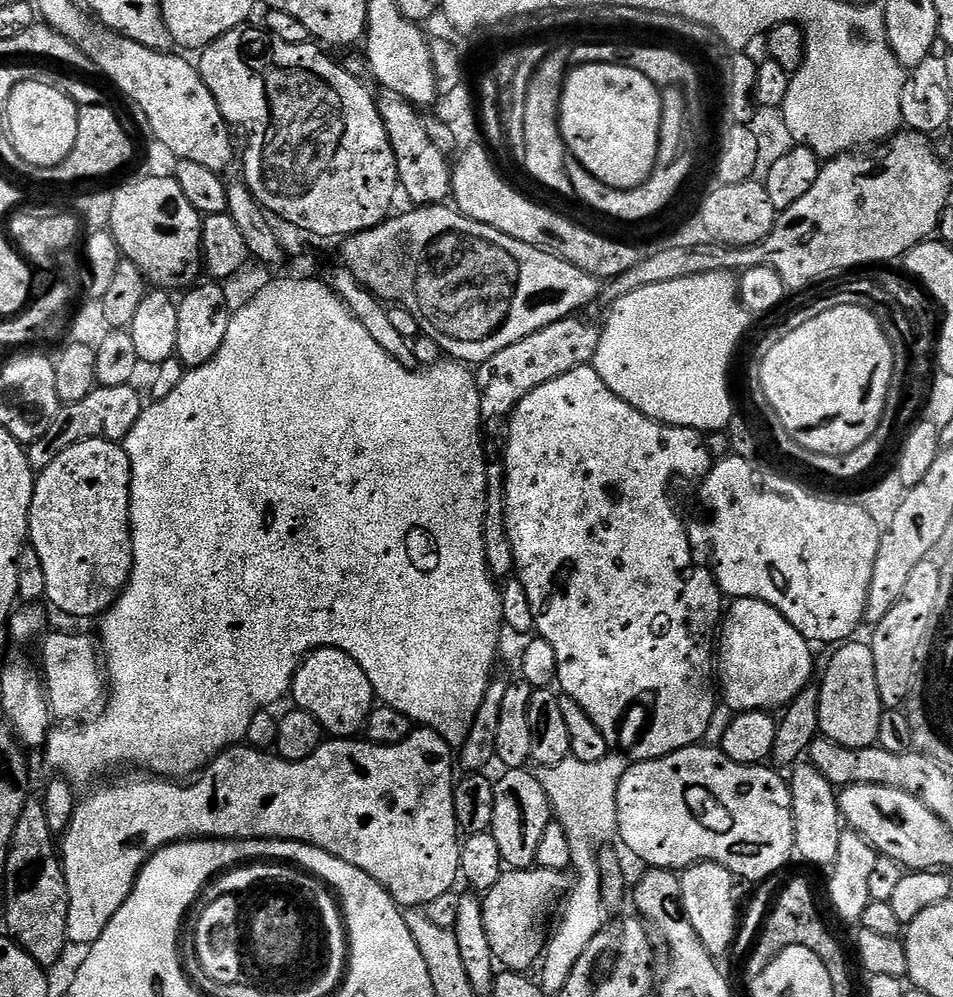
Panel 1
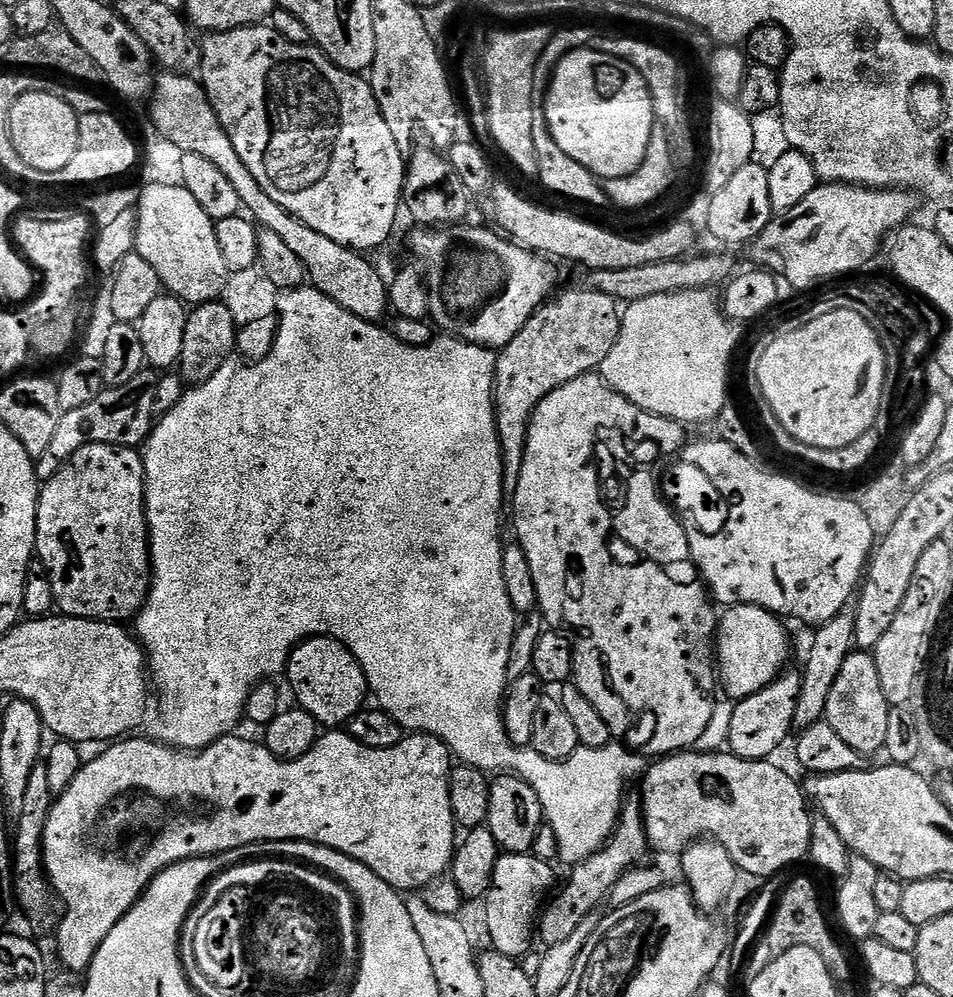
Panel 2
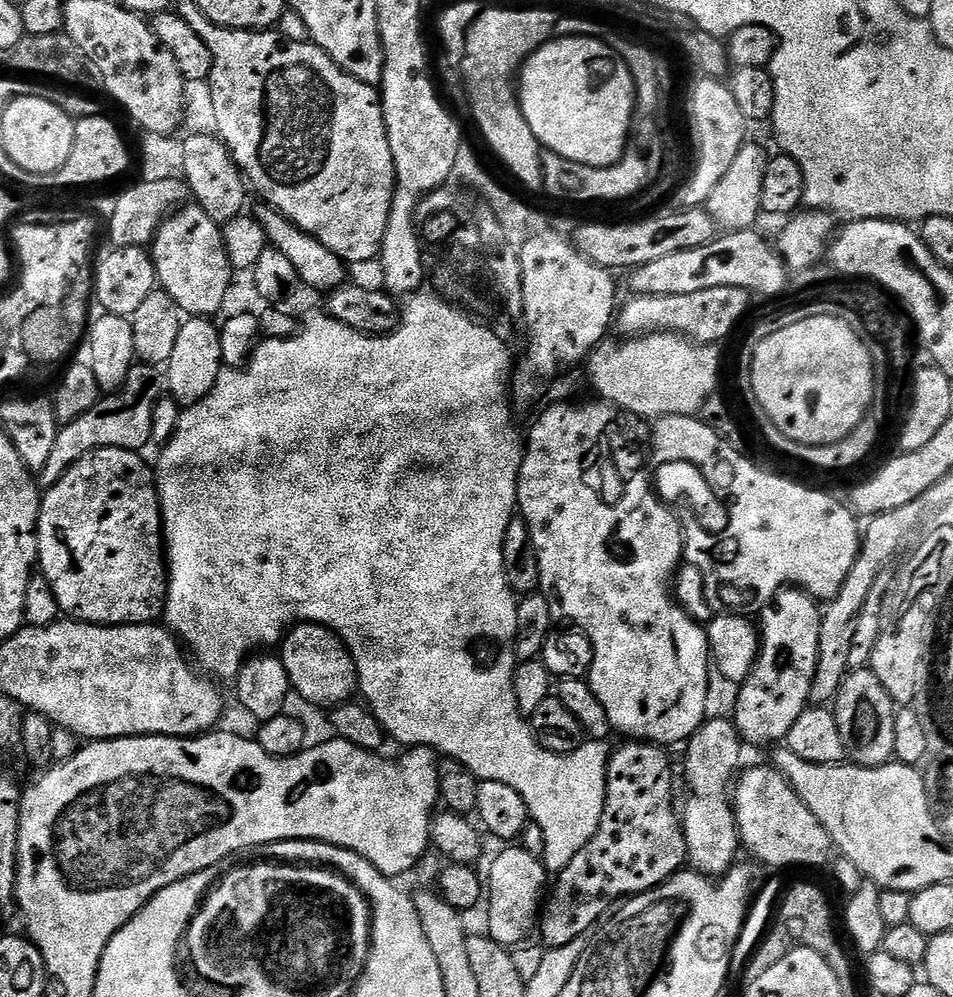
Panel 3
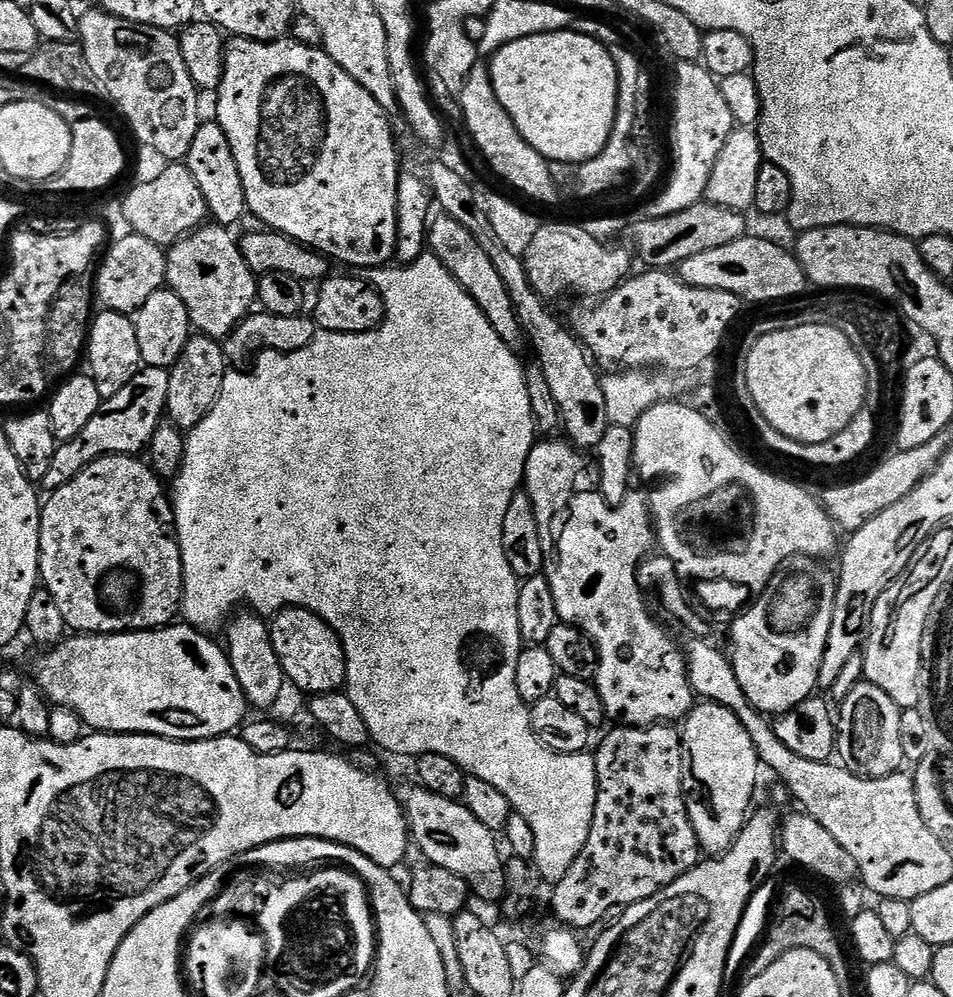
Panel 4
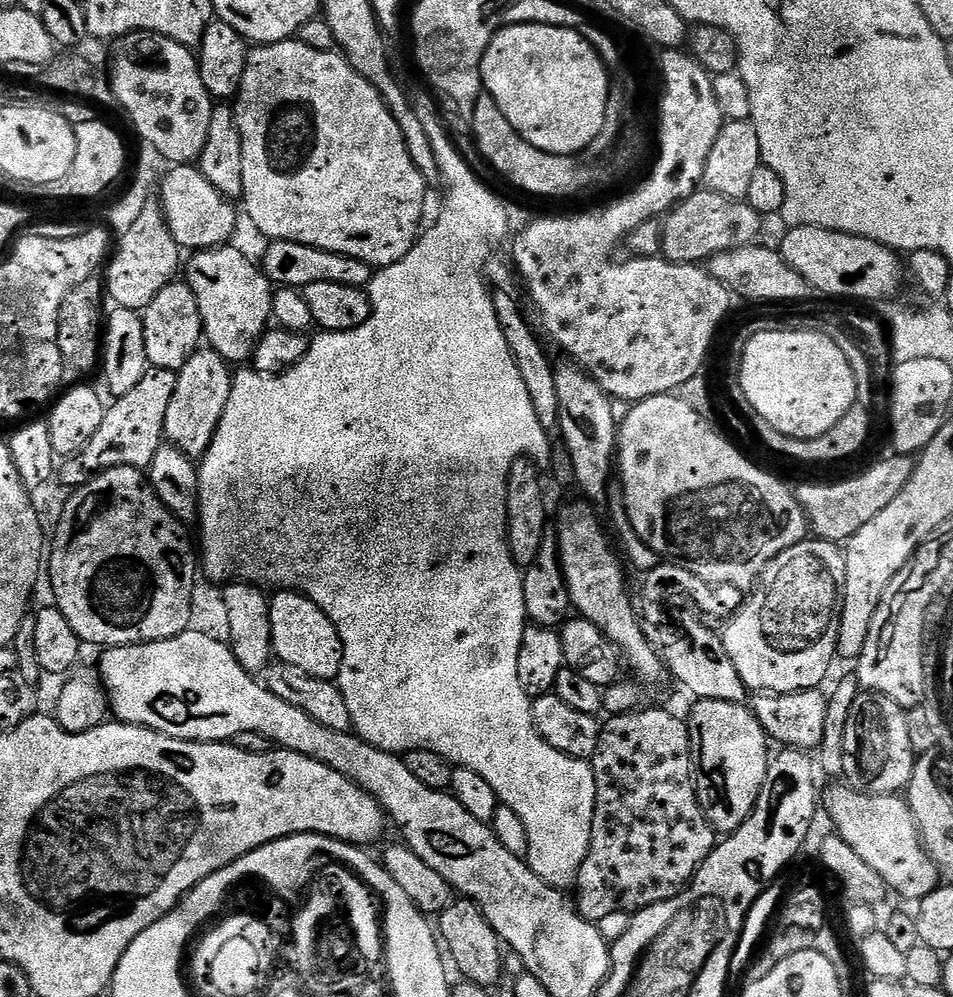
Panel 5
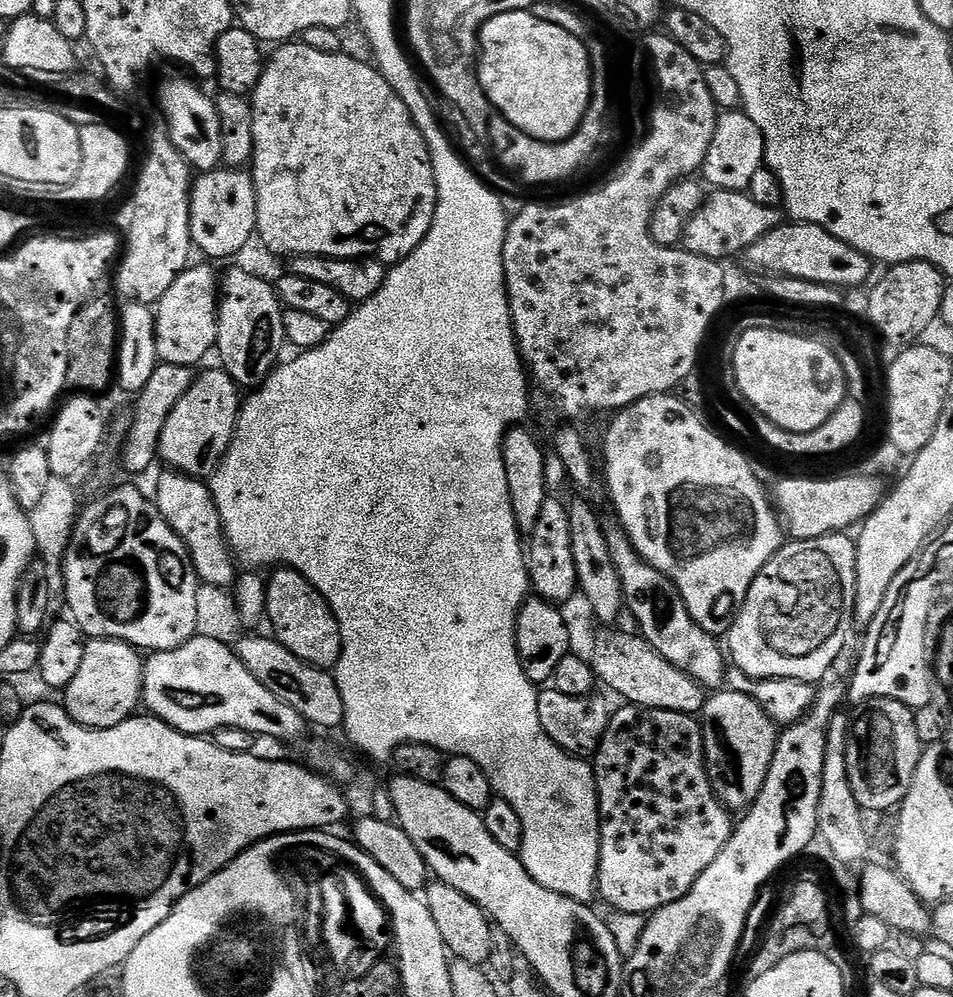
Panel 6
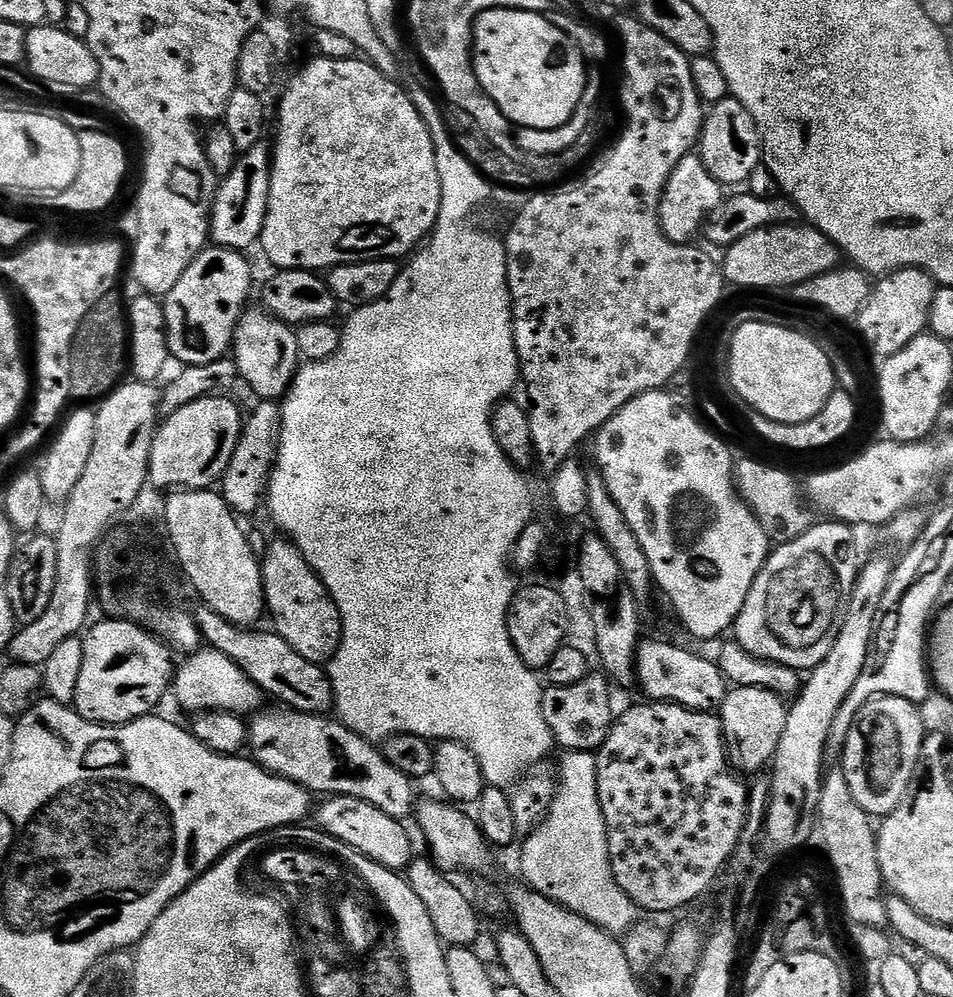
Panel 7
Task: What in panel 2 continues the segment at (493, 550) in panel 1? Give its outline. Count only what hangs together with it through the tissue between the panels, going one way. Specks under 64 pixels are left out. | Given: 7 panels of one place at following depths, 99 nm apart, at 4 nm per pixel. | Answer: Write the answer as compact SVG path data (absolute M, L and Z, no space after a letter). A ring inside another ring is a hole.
M591 286L562 292L543 304L526 326L518 330L516 337L496 352L492 401L496 411L504 490L508 494L515 492L518 486L528 427L538 402L542 402L546 394L554 394L558 386L566 386L566 382L574 382L574 378L595 373L620 337L622 312L612 296L596 292Z

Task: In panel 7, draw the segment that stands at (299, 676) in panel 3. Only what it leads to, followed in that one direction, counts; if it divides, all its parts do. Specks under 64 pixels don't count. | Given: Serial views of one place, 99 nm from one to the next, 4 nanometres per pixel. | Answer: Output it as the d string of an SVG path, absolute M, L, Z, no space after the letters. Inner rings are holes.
M279 538L262 556L264 574L264 603L267 615L272 615L274 631L302 658L324 666L338 650L342 626L331 594L306 562L306 558L291 540Z

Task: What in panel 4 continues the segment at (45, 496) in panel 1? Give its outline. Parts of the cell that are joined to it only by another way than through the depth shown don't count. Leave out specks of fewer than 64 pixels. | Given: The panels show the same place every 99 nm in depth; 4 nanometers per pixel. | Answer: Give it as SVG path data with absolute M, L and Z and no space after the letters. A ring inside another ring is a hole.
M135 455L103 456L90 462L90 466L86 466L86 470L78 474L78 478L66 482L66 486L51 493L47 499L43 501L40 510L40 579L43 587L47 588L50 594L54 594L54 602L58 602L62 618L66 618L69 629L73 633L151 632L154 628L169 627L181 615L184 603L184 571L182 550L176 540L176 519L172 513L172 502L165 485L145 461L143 464Z

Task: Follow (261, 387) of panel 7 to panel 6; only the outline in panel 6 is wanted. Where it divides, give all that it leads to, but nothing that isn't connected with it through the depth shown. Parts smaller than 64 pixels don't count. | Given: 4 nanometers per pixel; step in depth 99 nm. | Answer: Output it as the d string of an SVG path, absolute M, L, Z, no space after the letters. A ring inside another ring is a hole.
M240 268L226 273L225 276L223 273L218 284L215 351L220 352L219 363L223 371L241 389L259 389L268 375L281 363L280 351L286 348L284 314L285 309L276 297L275 287L271 283L267 284L262 277L255 276L252 272L243 272Z

